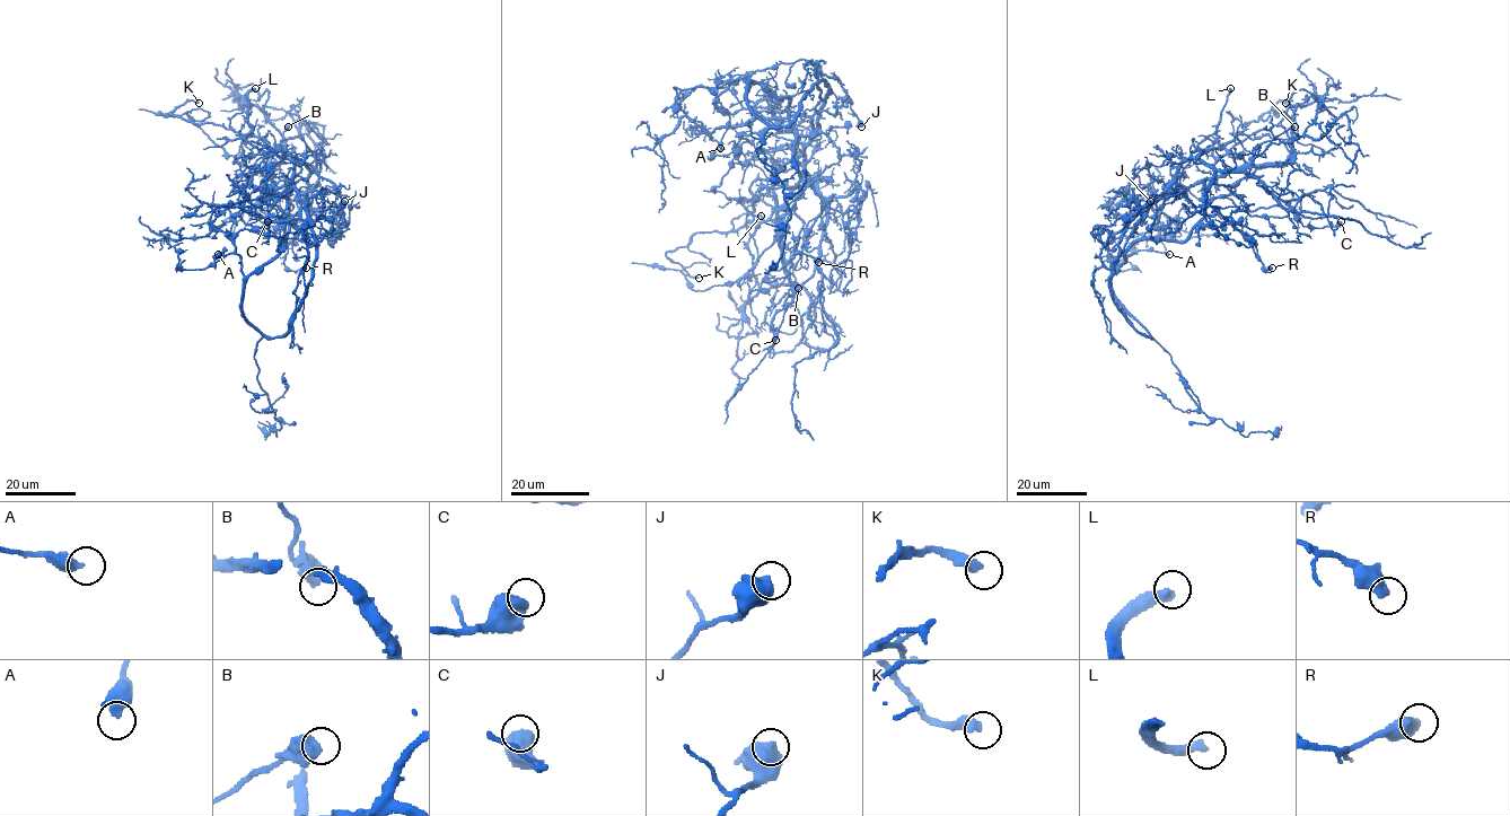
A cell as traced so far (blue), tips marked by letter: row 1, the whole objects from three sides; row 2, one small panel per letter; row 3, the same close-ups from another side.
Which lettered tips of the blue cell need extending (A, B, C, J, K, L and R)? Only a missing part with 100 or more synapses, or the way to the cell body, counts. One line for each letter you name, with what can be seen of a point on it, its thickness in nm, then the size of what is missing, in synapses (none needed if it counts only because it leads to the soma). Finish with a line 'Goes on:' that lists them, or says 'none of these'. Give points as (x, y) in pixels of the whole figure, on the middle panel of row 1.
L: at (761, 216); 380 nm thick
Goes on: L

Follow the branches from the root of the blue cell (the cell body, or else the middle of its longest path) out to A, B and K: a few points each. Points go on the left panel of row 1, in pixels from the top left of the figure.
A: (263, 264), (245, 275), (238, 255), (214, 256), (227, 249), (218, 254)
B: (263, 264), (278, 253), (288, 231), (288, 201), (271, 189), (265, 168), (288, 126)
K: (263, 264), (280, 251), (289, 220), (240, 168), (242, 141), (252, 134), (169, 113), (199, 103)

